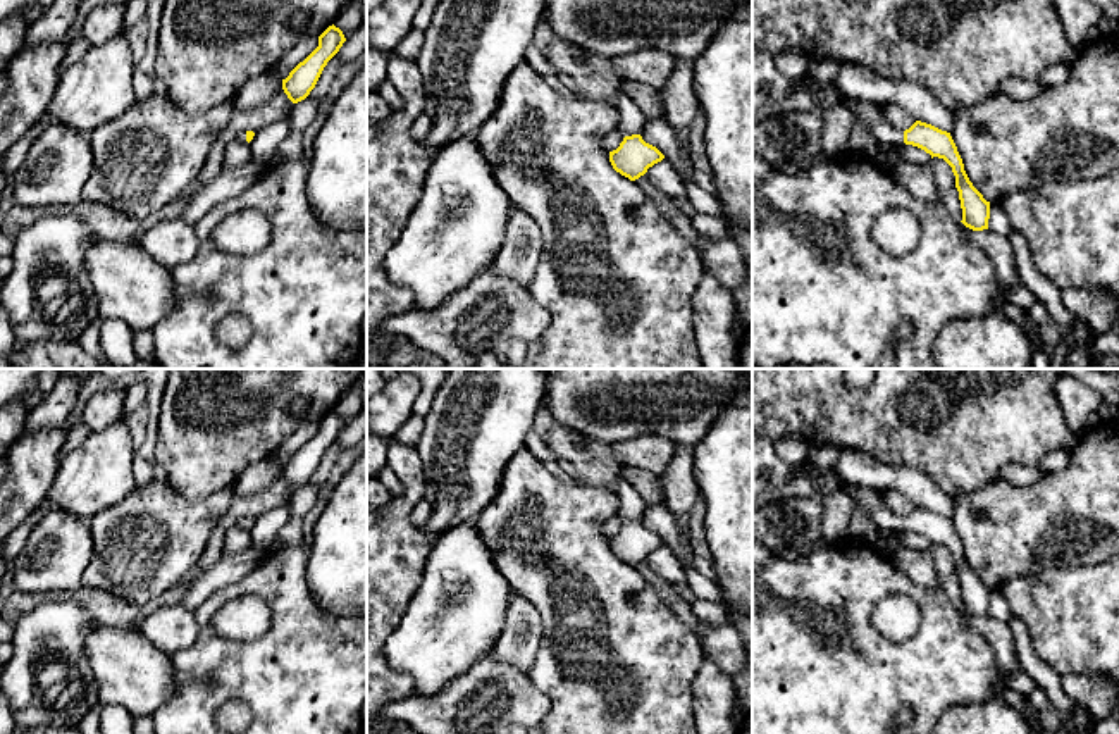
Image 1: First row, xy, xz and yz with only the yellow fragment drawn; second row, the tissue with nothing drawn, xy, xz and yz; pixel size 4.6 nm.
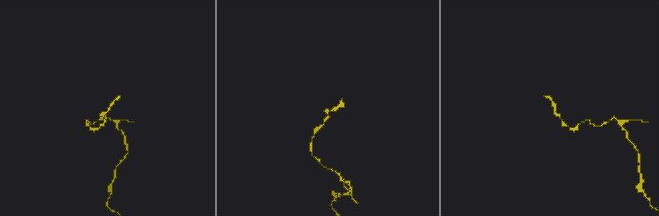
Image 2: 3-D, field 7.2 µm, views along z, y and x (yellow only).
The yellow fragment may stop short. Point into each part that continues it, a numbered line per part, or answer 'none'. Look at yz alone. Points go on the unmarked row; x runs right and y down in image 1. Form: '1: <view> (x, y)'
1: yz (882, 516)

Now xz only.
1: xz (630, 503)

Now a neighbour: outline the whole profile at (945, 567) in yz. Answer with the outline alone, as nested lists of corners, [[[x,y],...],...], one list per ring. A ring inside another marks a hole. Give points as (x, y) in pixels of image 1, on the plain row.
[[[933,543],[930,551],[938,575],[937,584],[945,591],[950,601],[957,608],[961,608],[962,594],[961,594],[959,577],[955,574],[955,562],[952,558],[952,553],[943,544],[938,543]]]

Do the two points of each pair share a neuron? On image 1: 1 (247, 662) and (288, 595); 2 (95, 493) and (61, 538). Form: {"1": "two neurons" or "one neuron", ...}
{"1": "one neuron", "2": "two neurons"}

